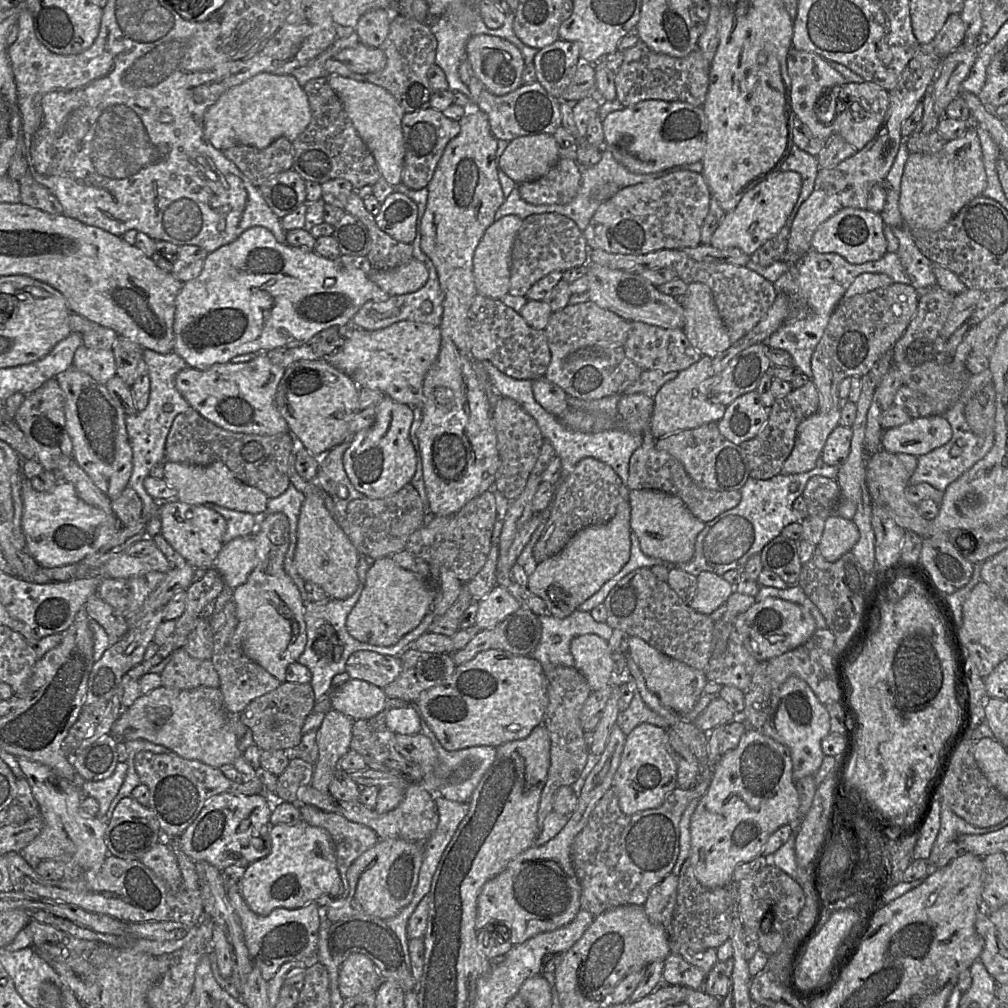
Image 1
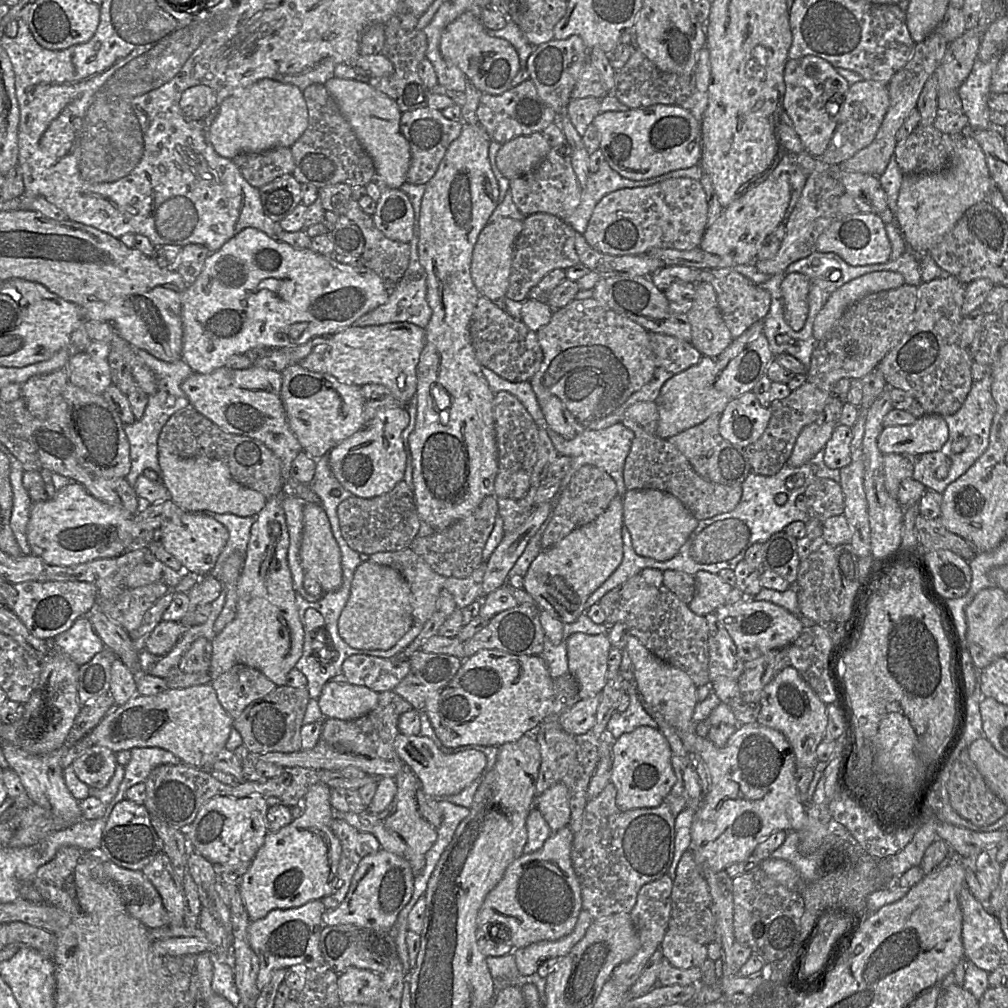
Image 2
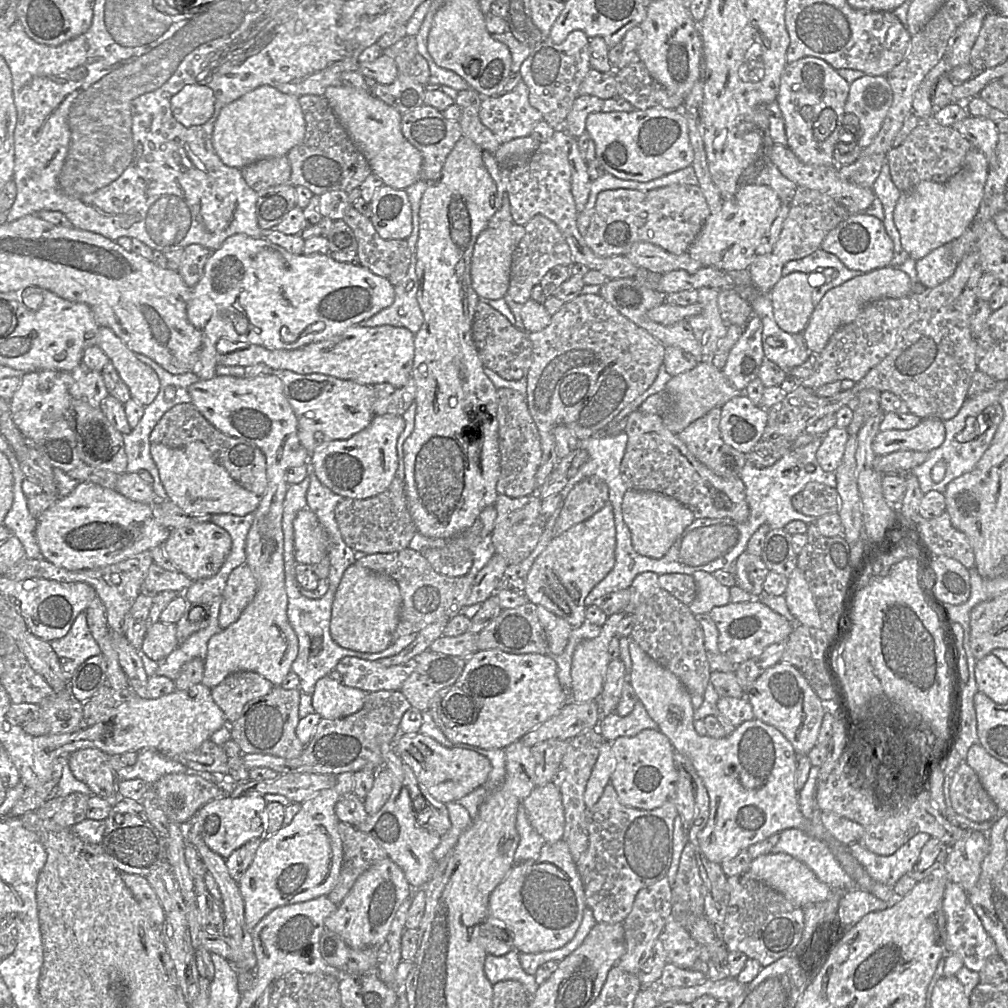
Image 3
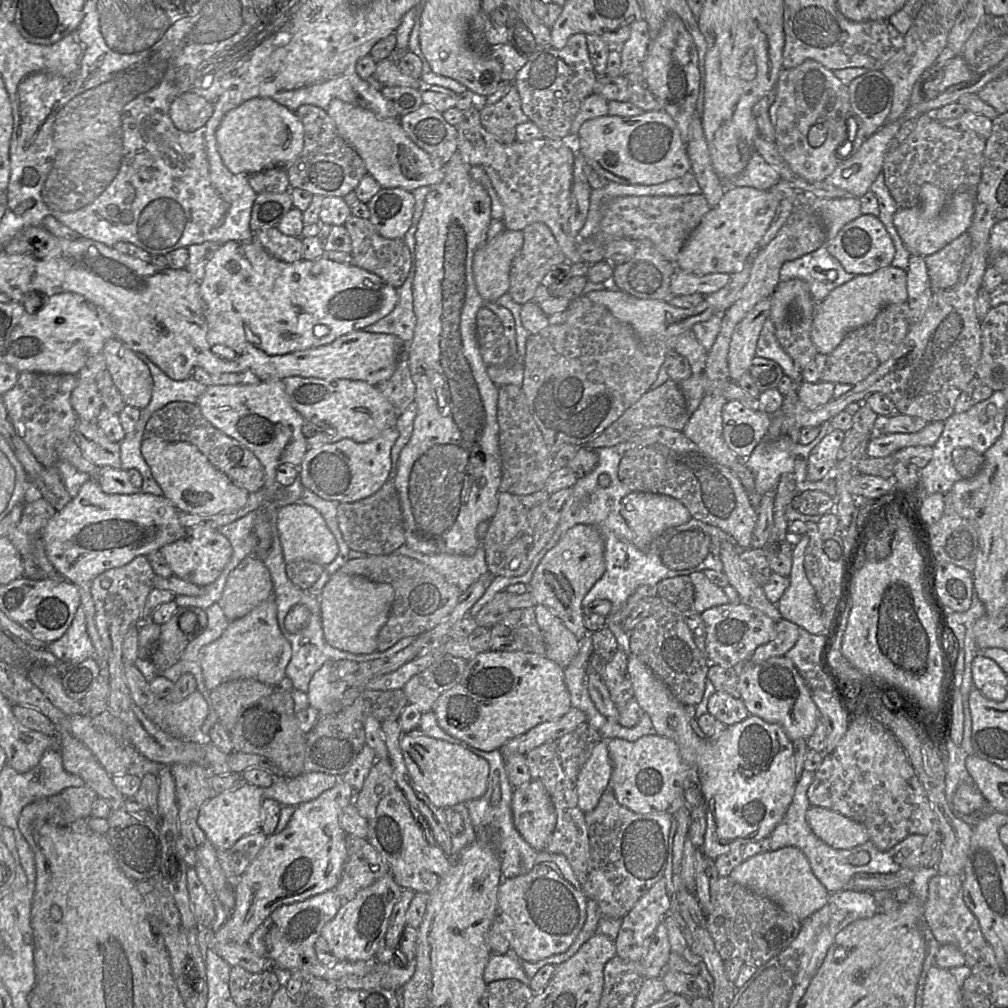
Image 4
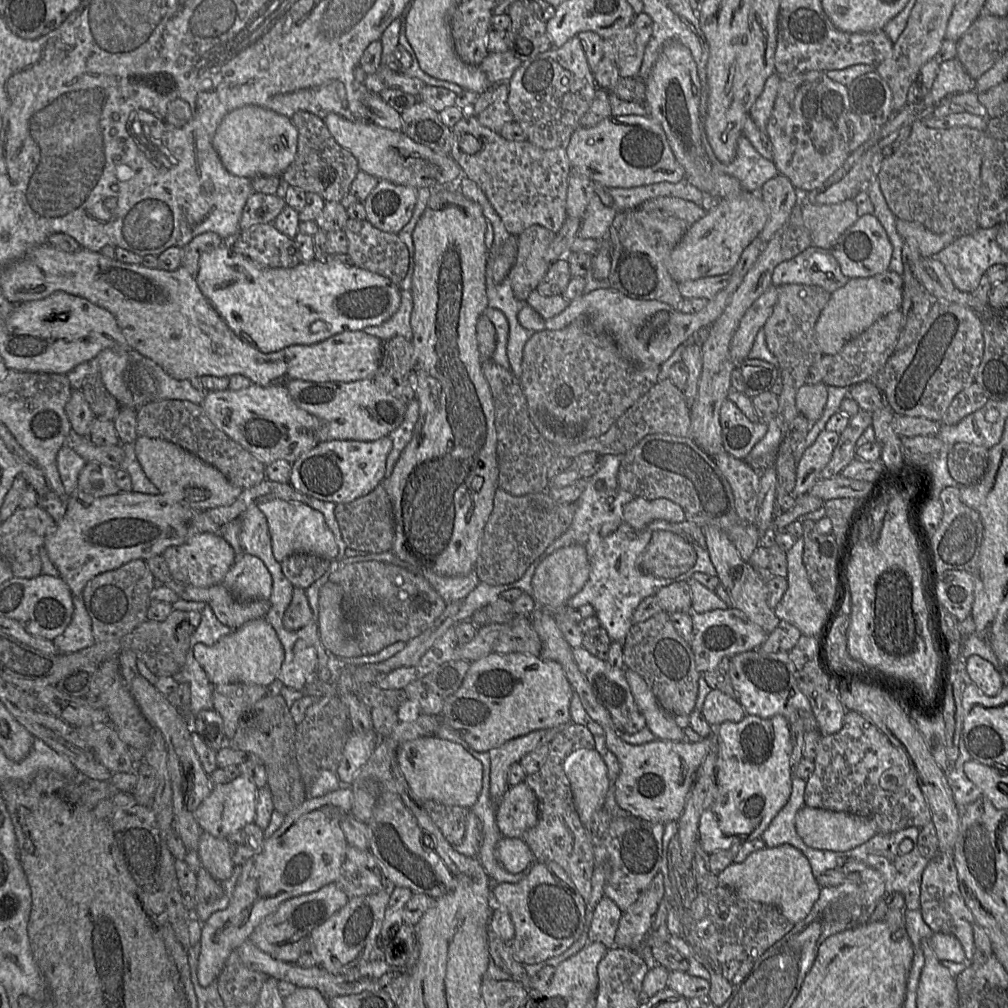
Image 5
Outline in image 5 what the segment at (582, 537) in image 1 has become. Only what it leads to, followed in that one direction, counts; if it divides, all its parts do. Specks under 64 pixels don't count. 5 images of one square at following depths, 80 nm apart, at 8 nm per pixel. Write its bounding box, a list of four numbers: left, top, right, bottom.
[532,543,590,648]

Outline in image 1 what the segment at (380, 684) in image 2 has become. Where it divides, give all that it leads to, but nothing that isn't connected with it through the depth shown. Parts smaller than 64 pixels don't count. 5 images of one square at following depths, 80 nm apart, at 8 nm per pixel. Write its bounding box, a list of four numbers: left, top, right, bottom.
[345,651,402,688]

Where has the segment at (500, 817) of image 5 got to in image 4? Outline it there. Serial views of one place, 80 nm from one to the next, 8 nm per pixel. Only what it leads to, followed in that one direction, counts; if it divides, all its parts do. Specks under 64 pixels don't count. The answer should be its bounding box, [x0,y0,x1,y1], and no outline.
[511,780,557,852]

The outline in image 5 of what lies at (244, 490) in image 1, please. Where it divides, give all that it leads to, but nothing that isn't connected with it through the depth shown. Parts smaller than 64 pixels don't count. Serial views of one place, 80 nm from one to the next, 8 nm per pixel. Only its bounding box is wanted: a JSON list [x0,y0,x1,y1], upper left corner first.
[135,436,243,511]

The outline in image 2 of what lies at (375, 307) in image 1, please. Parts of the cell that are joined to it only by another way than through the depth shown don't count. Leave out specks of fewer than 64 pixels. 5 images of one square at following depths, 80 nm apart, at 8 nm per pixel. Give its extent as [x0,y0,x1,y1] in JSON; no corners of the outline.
[353,182,432,329]

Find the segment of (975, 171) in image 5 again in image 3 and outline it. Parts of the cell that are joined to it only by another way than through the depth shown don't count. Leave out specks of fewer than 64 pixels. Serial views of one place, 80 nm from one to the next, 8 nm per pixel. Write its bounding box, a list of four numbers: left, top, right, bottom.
[886,117,972,193]

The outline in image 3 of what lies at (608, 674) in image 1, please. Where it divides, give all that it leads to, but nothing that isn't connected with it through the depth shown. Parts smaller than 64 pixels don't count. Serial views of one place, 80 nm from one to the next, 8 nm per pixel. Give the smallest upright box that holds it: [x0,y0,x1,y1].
[569,612,624,703]

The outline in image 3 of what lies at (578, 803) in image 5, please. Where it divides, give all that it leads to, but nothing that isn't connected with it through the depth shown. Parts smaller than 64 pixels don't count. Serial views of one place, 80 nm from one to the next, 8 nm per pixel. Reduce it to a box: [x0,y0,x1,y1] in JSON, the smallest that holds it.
[584,742,616,808]

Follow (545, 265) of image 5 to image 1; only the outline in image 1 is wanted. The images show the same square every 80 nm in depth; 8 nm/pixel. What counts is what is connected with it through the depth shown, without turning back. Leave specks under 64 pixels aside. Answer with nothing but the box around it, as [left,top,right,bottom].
[508,213,589,296]

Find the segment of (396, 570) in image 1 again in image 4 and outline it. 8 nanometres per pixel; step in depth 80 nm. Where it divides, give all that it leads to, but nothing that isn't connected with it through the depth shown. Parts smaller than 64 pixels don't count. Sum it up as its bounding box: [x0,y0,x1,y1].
[320,571,394,655]

